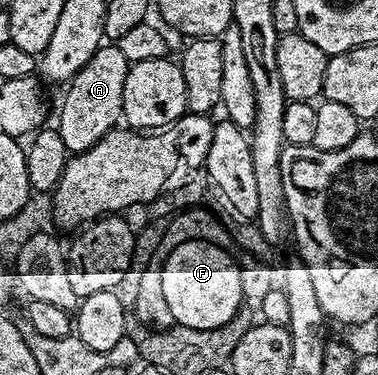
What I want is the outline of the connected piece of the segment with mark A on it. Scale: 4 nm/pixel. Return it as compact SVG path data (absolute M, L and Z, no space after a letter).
M102 45L67 84L68 92L65 93L64 104L60 107L58 123L67 152L79 153L90 149L107 131L113 130L121 122L124 109L122 89L126 85L129 66L126 57L122 57L119 46Z

